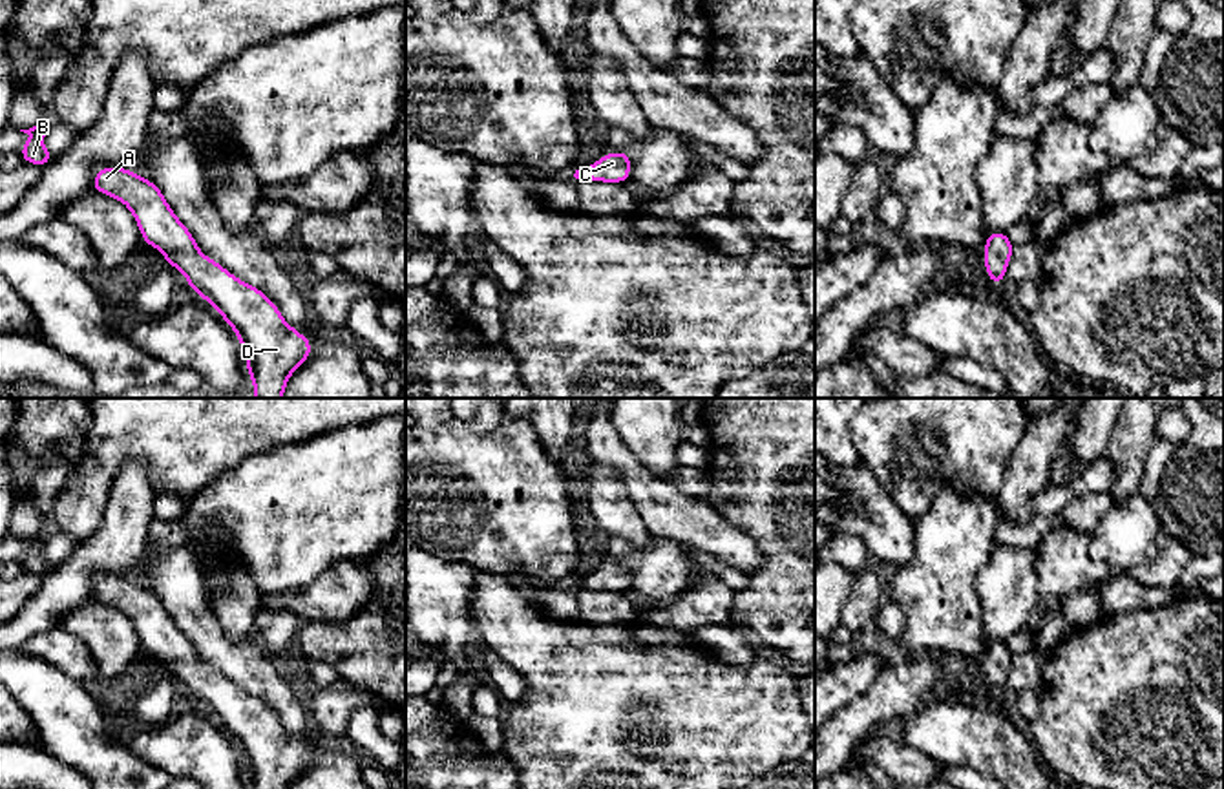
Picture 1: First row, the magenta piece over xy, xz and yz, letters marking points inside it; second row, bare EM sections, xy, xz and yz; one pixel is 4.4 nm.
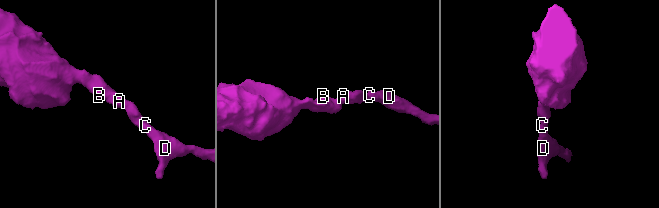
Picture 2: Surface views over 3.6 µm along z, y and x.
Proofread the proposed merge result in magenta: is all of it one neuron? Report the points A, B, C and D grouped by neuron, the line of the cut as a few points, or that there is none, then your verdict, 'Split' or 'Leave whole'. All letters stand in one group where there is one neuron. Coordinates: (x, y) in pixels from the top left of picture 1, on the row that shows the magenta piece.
Groups: A B C D. No split. Leave whole

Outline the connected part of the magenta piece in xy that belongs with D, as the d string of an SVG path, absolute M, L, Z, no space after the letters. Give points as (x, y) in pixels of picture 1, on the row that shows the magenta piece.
M100 168L90 190L122 201L135 217L142 241L179 268L188 287L205 298L234 329L247 358L256 398L283 398L290 374L312 352L311 340L292 329L280 309L256 287L201 254L163 192L130 168Z

